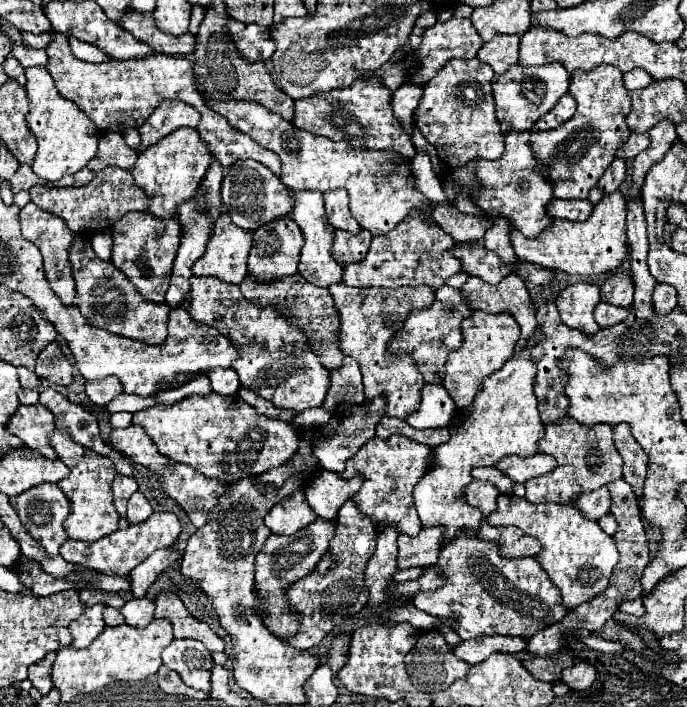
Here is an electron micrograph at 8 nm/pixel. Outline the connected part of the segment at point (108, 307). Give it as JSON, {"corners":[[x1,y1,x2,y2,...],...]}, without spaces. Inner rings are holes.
{"corners":[[76,234,74,246,70,248,70,264,72,264,72,276,76,280,76,300,74,304,80,308,86,320,90,324,96,324,112,334,120,334,126,338,134,338,152,346,158,346,166,340,166,322,170,314,170,306,166,302,156,304,146,300,126,276,112,266,112,262,100,260,90,242,88,236]]}

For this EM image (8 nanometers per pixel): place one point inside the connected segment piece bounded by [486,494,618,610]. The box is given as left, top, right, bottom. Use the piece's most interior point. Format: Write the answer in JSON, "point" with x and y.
{"point":[578,556]}

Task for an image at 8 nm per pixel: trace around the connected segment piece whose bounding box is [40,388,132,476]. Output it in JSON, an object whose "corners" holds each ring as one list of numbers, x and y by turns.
{"corners":[[46,388,40,392,40,404,46,406,54,414,54,424,58,430,64,430,66,434,70,434,70,438,74,438,78,444,90,446,92,450,112,458,118,474,132,476,132,466,124,460,124,456,100,438,98,420,92,412,88,412,80,404,66,400,54,388]]}

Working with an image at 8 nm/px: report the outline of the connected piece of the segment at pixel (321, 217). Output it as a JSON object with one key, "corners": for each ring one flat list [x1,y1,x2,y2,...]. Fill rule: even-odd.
{"corners":[[300,190,294,192,296,194,296,206,290,212,290,218,294,218,294,222,300,226,302,234,304,234,304,246,300,252,300,264,298,264,298,272,312,284,320,286,320,288,328,288,330,284,336,284,342,280,342,272,344,268,332,258,330,250,332,250,332,238,334,238,334,228,326,222,326,214,324,214,324,202,322,202,322,194,314,192,314,190]]}

